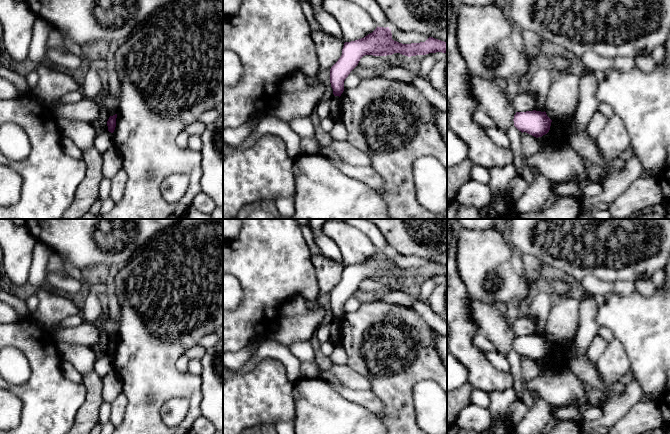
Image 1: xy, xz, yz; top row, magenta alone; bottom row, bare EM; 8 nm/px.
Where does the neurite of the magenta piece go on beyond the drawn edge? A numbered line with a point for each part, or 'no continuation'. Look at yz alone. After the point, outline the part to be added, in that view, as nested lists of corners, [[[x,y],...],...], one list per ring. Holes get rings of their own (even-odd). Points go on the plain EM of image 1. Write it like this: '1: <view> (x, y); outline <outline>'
no continuation

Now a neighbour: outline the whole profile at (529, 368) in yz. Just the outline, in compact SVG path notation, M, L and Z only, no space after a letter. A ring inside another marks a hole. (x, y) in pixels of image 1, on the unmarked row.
M526 356L521 358L521 372L525 380L531 380L541 374L536 361Z

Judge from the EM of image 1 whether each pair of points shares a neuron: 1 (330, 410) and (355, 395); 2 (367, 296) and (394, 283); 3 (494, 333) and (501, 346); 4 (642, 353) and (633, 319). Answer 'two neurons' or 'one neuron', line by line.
1: two neurons
2: one neuron
3: one neuron
4: one neuron

